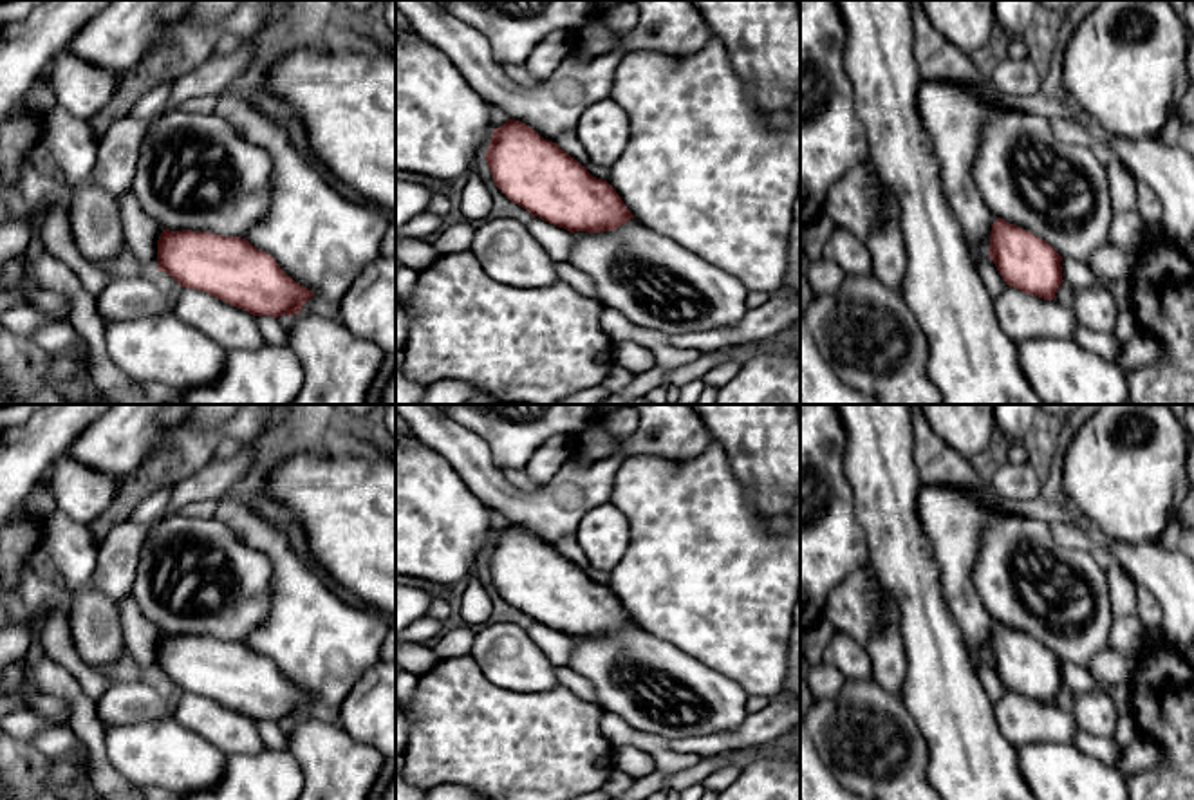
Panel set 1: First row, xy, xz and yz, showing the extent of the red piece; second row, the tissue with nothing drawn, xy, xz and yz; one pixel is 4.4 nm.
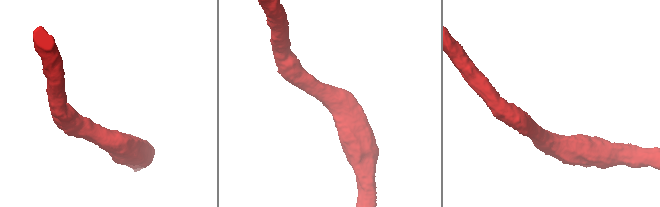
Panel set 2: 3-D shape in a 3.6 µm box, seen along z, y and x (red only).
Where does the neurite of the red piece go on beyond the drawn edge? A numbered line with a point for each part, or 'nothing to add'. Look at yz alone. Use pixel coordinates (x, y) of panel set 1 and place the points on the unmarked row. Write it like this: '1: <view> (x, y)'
1: yz (1025, 576)

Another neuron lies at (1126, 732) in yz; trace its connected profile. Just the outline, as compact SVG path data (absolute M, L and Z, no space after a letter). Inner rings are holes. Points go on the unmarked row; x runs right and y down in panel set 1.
M1120 715L1116 721L1116 728L1113 739L1122 746L1129 746L1131 742L1143 739L1143 733L1138 730L1133 715Z

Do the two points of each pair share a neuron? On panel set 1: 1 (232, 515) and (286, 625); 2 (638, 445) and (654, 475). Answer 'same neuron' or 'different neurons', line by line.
1: same neuron
2: different neurons

